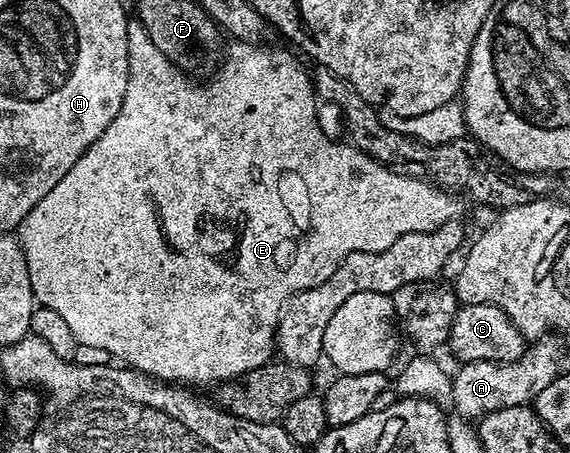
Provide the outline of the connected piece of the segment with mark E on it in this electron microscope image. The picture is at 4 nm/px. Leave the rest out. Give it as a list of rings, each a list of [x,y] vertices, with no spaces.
[[[137,19],[128,20],[128,91],[124,91],[124,103],[120,103],[120,111],[116,115],[116,119],[112,119],[112,123],[108,123],[104,135],[100,135],[100,139],[96,139],[96,143],[92,143],[92,147],[88,147],[88,151],[84,151],[84,155],[80,155],[80,159],[76,159],[76,163],[70,168],[68,175],[64,175],[64,179],[60,179],[60,183],[56,183],[56,187],[52,187],[52,191],[48,191],[48,195],[44,195],[44,199],[40,199],[40,203],[36,203],[36,207],[32,207],[32,211],[28,211],[28,215],[16,230],[16,236],[18,241],[21,242],[22,250],[26,255],[35,302],[41,308],[57,311],[58,314],[63,316],[64,323],[68,323],[68,327],[72,327],[72,335],[78,340],[79,346],[86,348],[87,345],[90,349],[103,349],[104,352],[111,353],[114,357],[119,357],[119,359],[114,359],[125,363],[129,368],[136,369],[139,373],[147,373],[149,377],[157,377],[159,380],[174,380],[178,383],[187,383],[192,387],[198,387],[194,385],[214,384],[214,386],[217,386],[221,382],[232,381],[235,377],[242,377],[248,371],[267,364],[275,356],[276,330],[278,320],[282,318],[282,306],[300,291],[311,289],[320,283],[324,283],[324,279],[328,279],[328,275],[332,275],[332,271],[336,271],[336,267],[345,257],[352,255],[356,251],[384,251],[384,247],[392,247],[392,243],[396,243],[396,239],[400,239],[400,235],[436,231],[436,227],[453,221],[459,216],[459,198],[451,193],[449,189],[444,189],[442,186],[433,183],[427,183],[421,176],[409,175],[404,171],[395,171],[391,166],[383,165],[375,157],[370,157],[367,153],[361,153],[360,150],[354,148],[353,144],[346,143],[346,145],[341,145],[340,142],[326,137],[325,131],[318,126],[317,107],[319,108],[319,106],[316,104],[316,94],[311,74],[309,72],[305,73],[294,62],[293,55],[295,56],[295,54],[289,48],[286,48],[287,50],[273,49],[272,46],[266,44],[234,41],[231,44],[231,49],[229,46],[228,56],[223,60],[213,80],[209,83],[199,83],[183,73],[182,70],[177,69],[162,54],[160,47],[156,47],[156,43],[152,43],[152,39],[148,39],[148,31]]]

